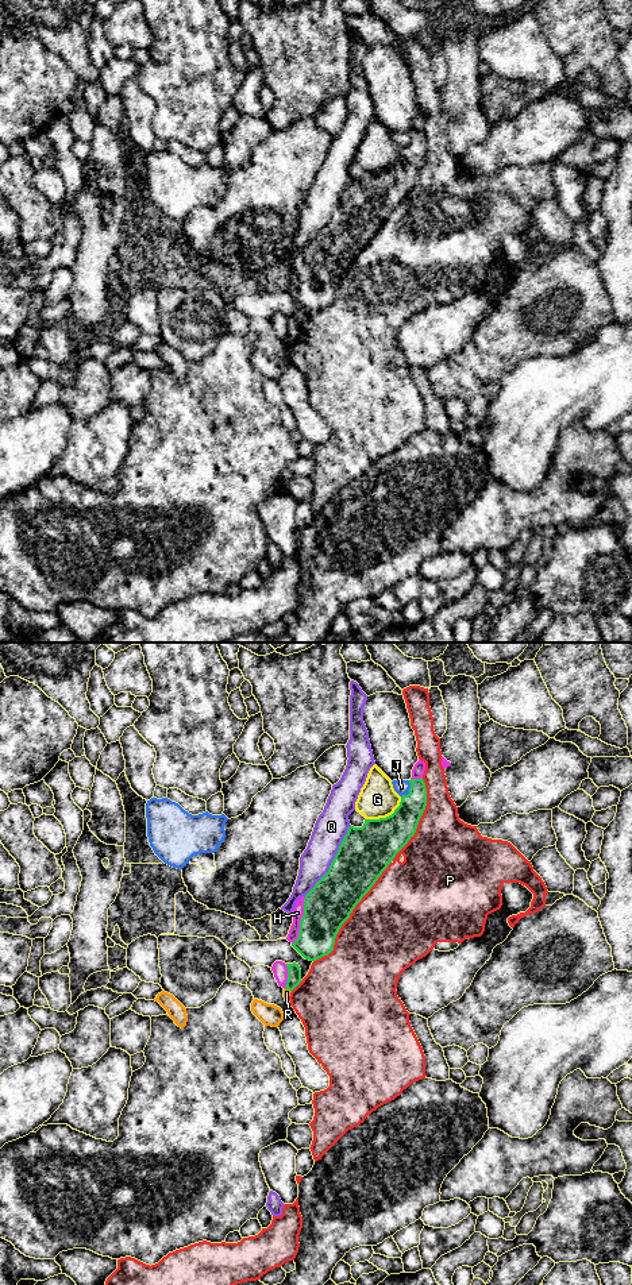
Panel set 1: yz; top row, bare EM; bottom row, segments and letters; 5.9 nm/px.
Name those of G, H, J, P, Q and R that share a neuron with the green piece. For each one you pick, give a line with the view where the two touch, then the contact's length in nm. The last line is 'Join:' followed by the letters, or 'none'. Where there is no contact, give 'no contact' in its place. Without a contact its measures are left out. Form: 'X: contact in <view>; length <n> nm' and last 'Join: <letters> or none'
Join: none

